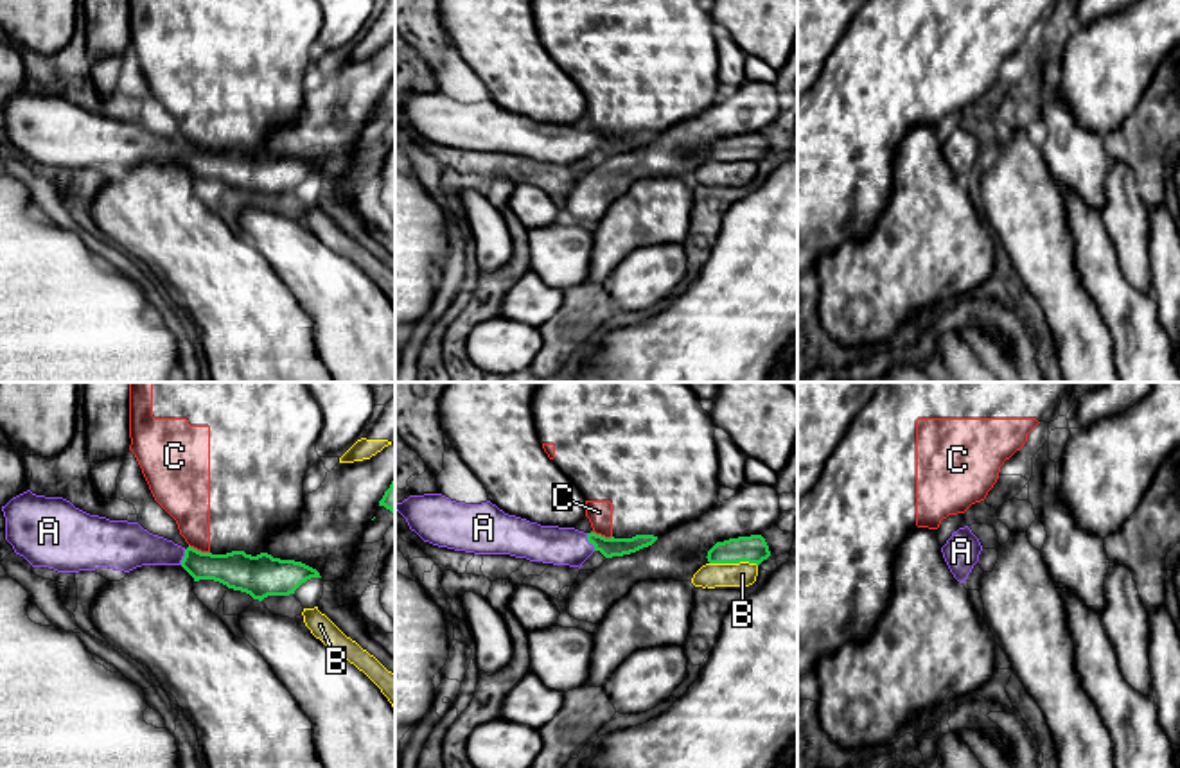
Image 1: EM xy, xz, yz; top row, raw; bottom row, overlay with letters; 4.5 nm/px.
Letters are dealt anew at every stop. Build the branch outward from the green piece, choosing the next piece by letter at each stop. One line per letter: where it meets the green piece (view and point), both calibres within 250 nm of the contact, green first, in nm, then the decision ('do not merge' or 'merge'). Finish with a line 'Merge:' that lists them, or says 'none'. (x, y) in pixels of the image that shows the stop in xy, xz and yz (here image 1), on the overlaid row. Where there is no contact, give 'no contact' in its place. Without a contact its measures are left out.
A: xz (590, 542) | 90/180 nm | merge
B: xz (733, 562) | 120/110 nm | do not merge
C: xy (200, 551) | 170/220 nm | do not merge
Merge: A

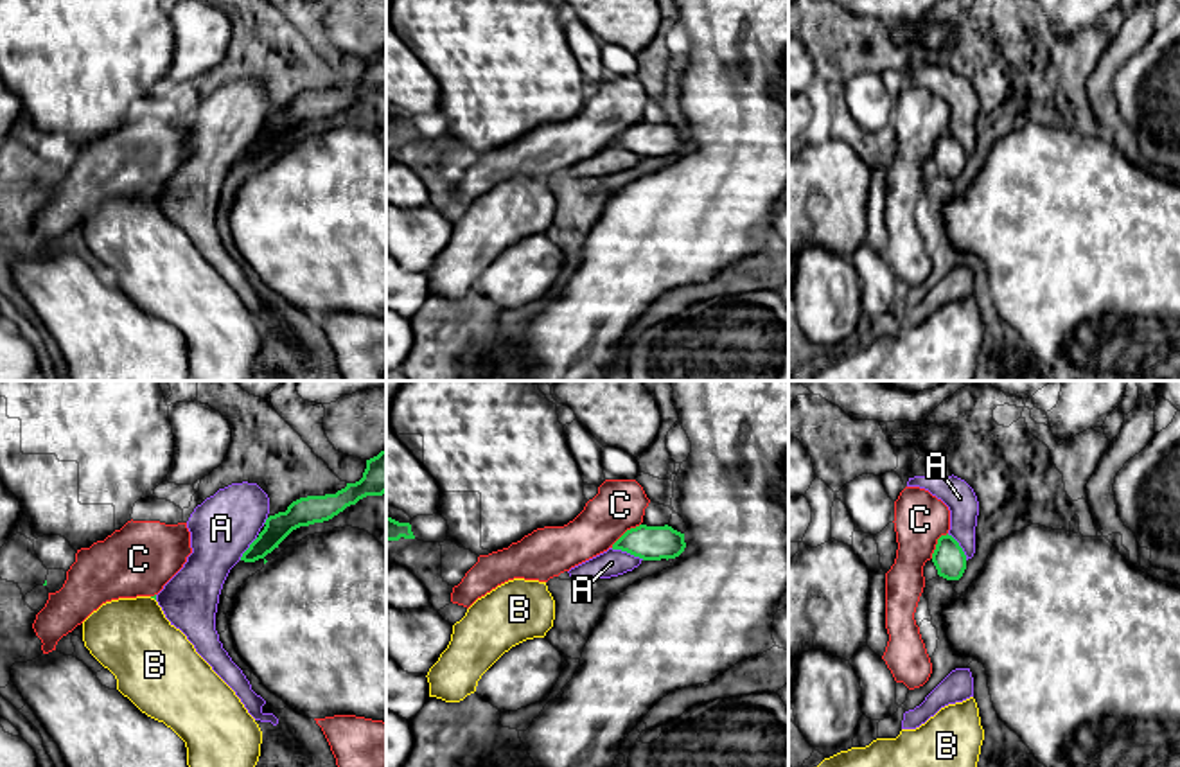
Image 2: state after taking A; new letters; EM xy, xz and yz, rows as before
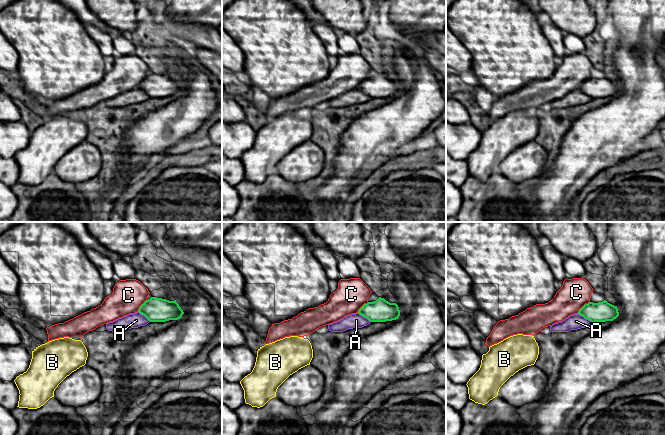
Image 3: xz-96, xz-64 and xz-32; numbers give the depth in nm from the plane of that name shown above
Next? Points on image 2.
A: xz (627, 552) | 160/120 nm | do not merge
B: xy (153, 597) | 20/360 nm | do not merge
C: xz (625, 532) | 160/220 nm | do not merge
Merge: none

